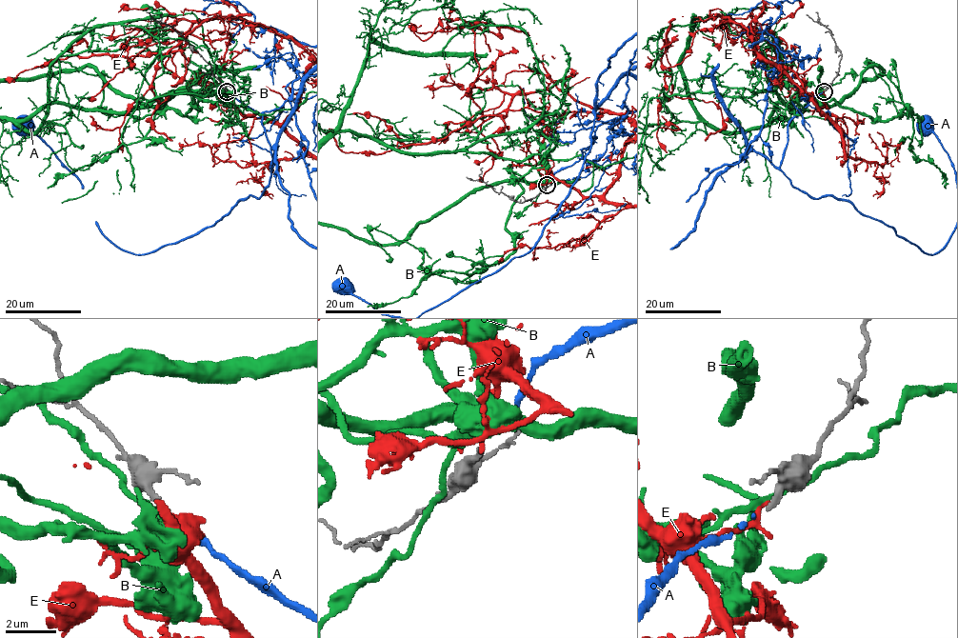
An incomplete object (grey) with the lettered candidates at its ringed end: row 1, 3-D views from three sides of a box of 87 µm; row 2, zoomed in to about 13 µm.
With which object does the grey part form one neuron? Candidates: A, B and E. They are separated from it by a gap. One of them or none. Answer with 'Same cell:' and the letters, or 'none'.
Same cell: A

